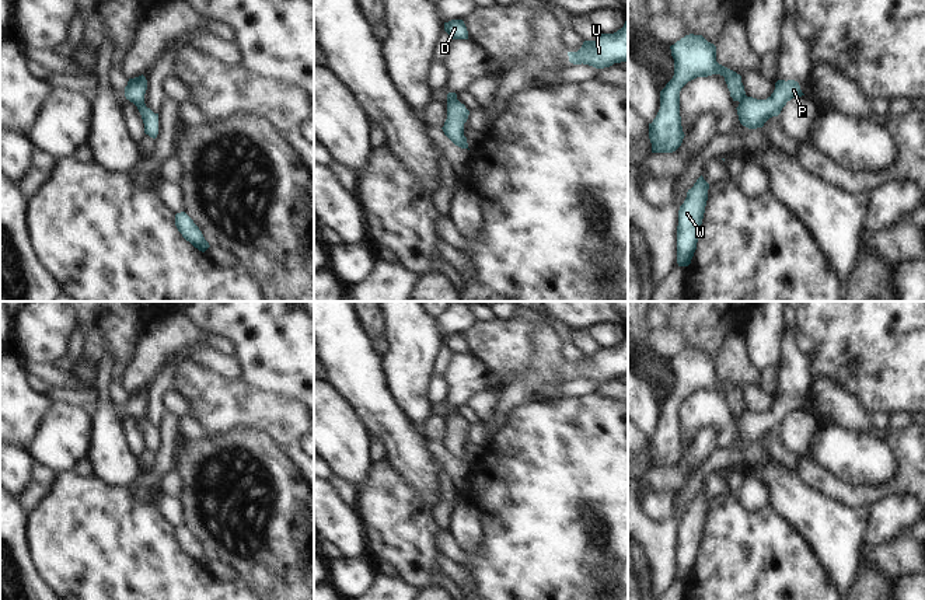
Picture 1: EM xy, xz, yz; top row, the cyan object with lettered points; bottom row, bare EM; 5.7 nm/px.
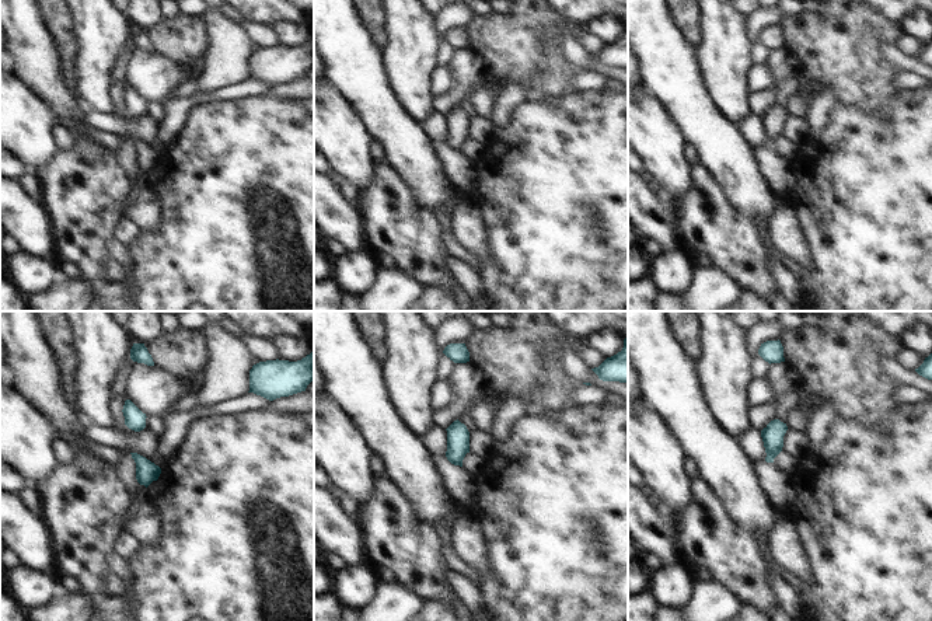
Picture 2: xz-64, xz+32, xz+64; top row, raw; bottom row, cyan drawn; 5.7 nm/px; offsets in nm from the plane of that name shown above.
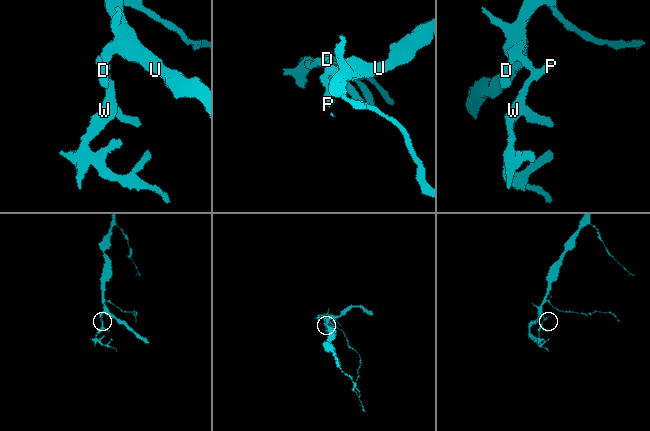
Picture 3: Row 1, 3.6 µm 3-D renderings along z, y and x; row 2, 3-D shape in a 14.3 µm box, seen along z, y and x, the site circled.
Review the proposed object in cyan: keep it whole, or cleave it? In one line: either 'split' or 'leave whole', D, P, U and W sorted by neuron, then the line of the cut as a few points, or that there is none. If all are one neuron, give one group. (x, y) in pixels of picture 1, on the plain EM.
split | D U / P W | xy (143, 415), (136, 419)

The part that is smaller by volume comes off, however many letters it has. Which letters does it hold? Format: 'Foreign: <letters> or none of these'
Foreign: P, W

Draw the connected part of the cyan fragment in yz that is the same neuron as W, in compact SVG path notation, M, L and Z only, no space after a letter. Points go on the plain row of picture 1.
M701 489L688 503L687 512L678 524L677 540L677 578L688 580L697 564L699 544L708 514L709 498Z

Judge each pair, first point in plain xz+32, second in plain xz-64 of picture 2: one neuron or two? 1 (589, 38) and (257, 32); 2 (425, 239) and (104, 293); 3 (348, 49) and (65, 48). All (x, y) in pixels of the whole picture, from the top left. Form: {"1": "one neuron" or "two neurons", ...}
{"1": "one neuron", "2": "two neurons", "3": "two neurons"}

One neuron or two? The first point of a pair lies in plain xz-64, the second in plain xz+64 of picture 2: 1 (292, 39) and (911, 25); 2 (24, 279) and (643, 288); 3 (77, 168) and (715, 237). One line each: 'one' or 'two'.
1: one
2: two
3: one

